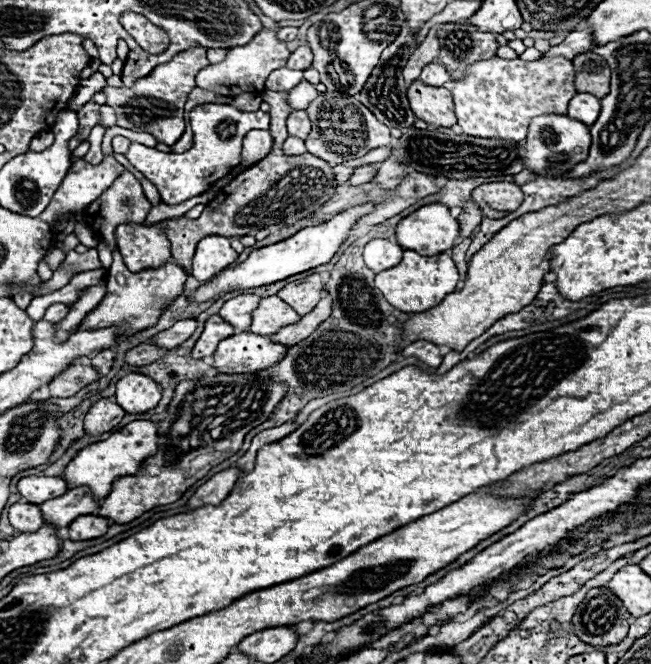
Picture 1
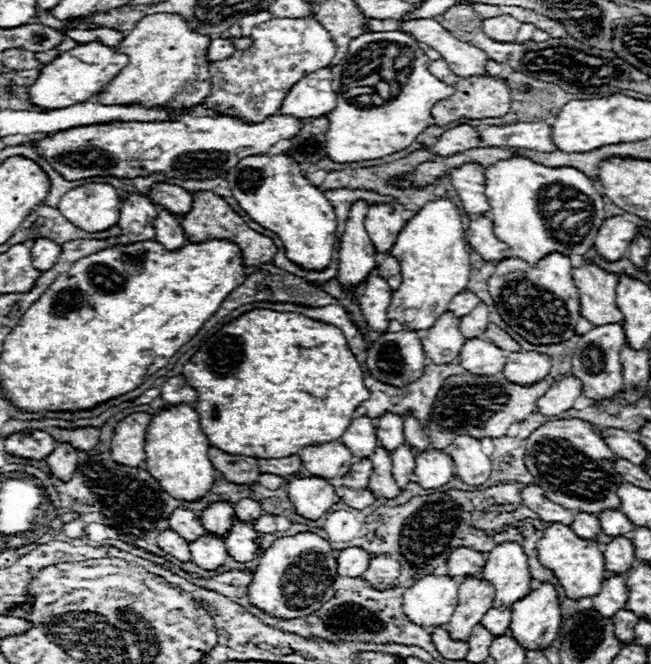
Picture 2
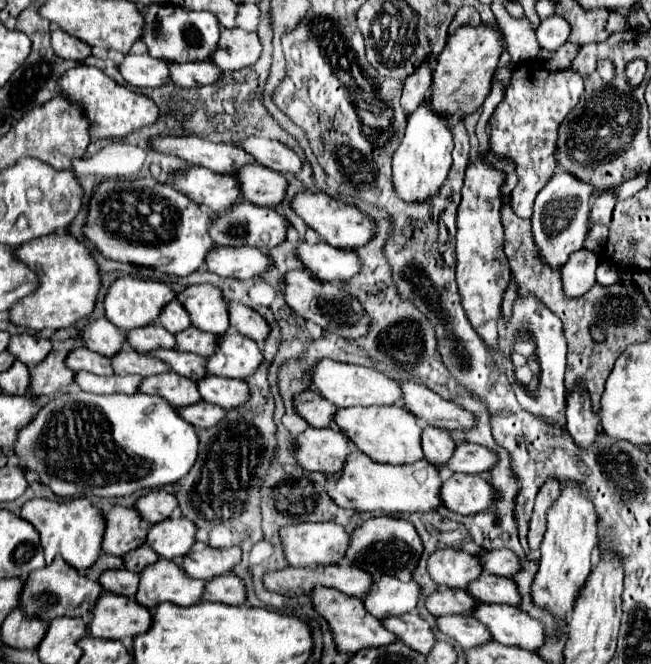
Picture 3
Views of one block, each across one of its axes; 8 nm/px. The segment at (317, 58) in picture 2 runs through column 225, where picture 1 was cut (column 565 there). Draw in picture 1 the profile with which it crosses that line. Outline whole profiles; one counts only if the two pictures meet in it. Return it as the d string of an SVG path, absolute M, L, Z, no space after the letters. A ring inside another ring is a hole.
M488 58L468 66L460 80L452 80L454 112L464 134L476 138L500 138L522 142L526 128L534 116L566 114L574 90L574 68L570 60L540 58L524 62L520 58Z

